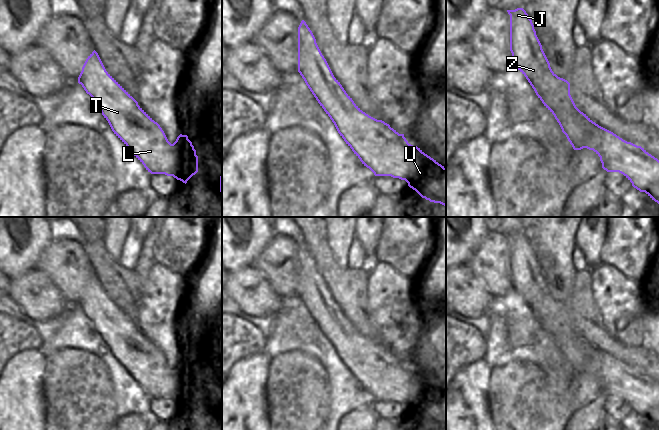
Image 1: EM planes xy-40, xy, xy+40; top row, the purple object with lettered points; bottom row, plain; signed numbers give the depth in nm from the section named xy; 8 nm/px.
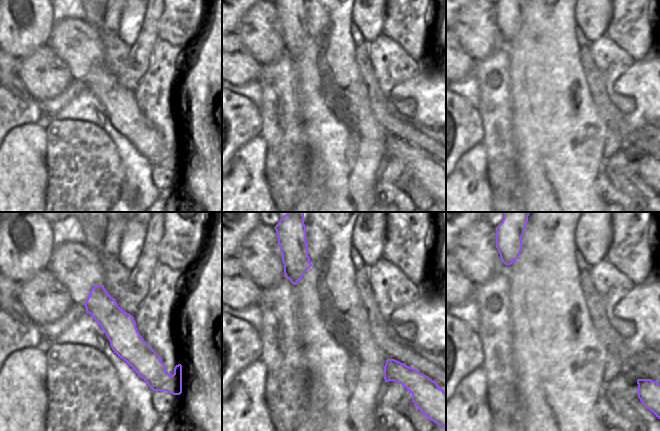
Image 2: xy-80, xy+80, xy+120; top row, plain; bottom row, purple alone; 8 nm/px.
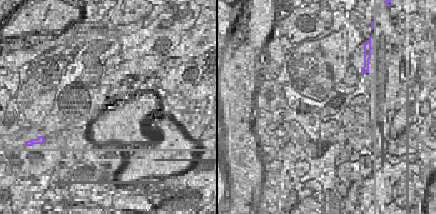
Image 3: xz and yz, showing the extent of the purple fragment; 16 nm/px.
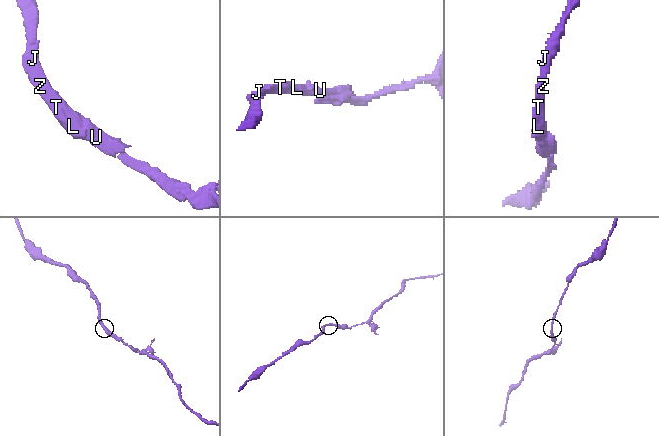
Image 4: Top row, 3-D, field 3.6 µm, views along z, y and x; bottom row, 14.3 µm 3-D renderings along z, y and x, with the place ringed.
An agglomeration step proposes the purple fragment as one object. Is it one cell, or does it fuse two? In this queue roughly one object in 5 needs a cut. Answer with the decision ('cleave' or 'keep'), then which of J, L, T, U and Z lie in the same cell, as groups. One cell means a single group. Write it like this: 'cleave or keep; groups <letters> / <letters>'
keep; groups J L T U Z

